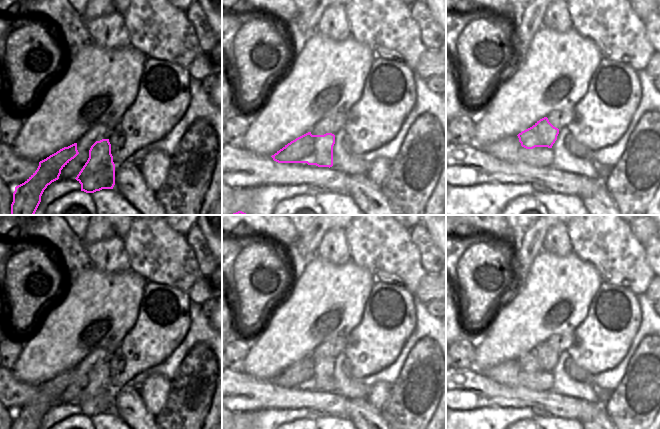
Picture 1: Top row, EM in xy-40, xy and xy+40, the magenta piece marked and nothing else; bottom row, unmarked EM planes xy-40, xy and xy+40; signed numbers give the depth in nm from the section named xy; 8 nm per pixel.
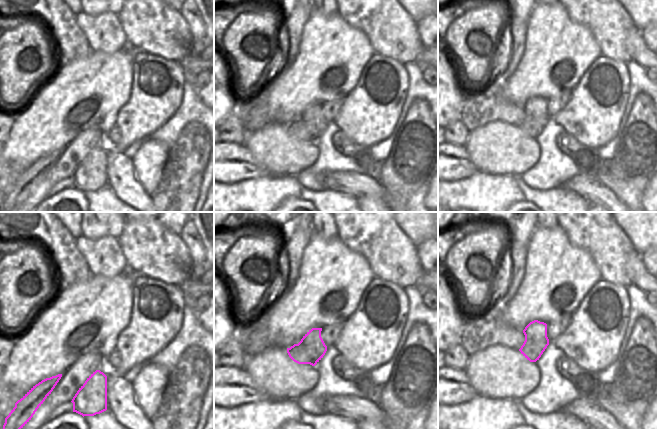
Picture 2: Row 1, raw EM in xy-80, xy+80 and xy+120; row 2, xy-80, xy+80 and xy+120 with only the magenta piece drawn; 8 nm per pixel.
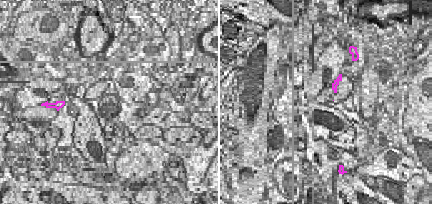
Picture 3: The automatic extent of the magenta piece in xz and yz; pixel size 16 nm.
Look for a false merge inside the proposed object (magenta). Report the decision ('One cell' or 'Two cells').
Two cells.

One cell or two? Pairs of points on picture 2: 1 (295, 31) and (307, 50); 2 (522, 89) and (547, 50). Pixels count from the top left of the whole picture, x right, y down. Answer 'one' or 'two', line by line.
1: two
2: one

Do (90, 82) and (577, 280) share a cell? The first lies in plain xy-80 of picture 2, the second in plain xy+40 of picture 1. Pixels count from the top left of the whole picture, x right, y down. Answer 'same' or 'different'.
same

